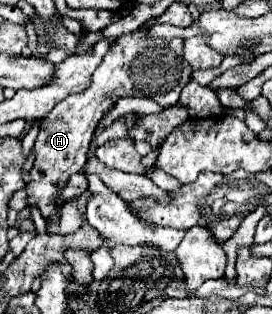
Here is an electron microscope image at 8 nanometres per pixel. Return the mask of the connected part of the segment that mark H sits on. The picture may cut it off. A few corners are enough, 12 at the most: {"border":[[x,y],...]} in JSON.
{"border":[[149,29],[117,37],[89,89],[39,121],[29,205],[59,223],[57,195],[85,167],[119,97],[173,107],[183,49]]}

